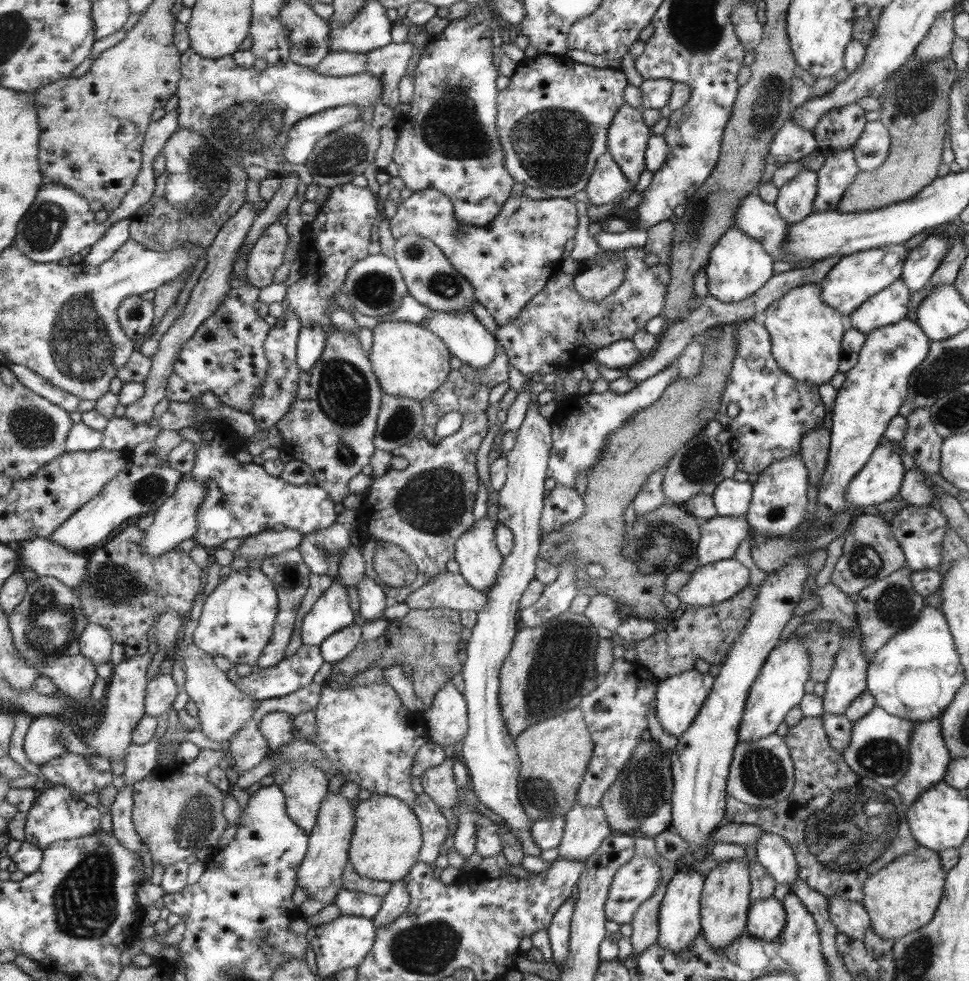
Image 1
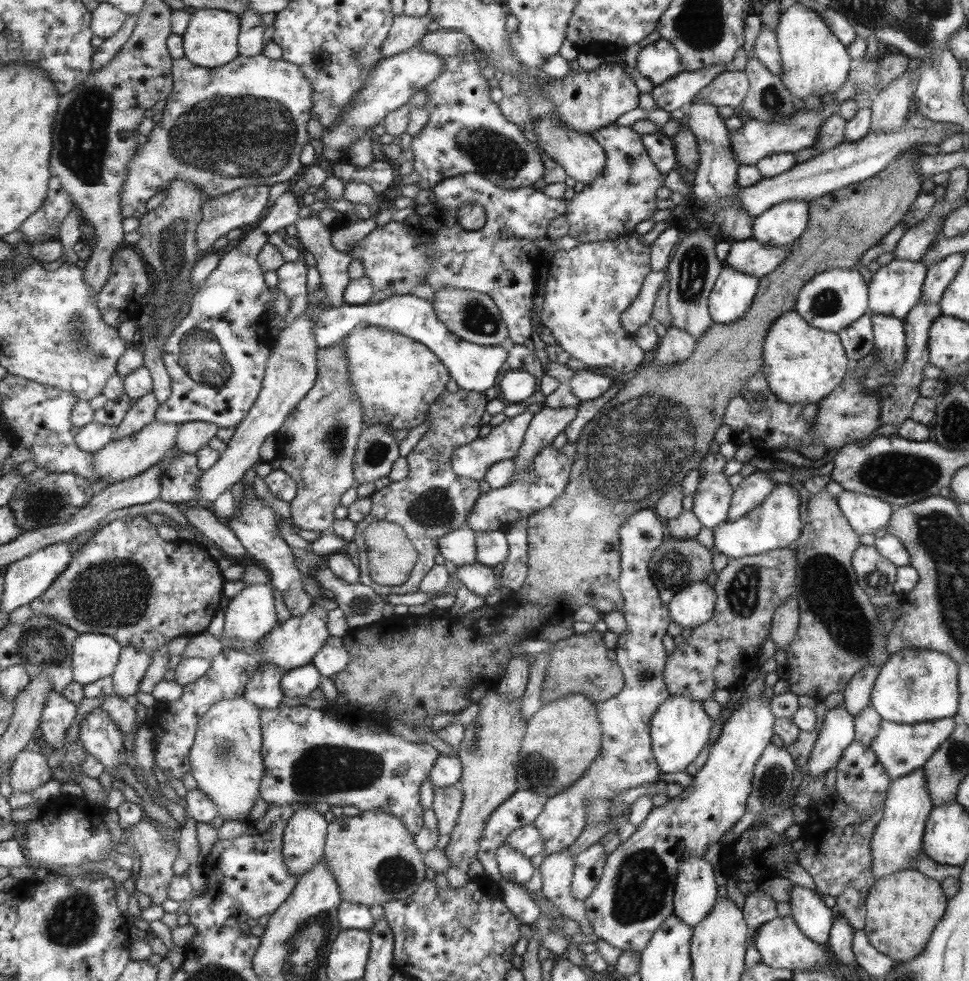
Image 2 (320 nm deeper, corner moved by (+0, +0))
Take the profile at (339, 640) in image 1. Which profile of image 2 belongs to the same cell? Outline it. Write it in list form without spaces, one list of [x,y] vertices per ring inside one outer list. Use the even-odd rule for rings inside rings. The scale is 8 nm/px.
[[[329,637],[313,663],[322,672],[323,677],[331,678],[346,669],[350,663],[350,652],[344,645],[344,639]]]

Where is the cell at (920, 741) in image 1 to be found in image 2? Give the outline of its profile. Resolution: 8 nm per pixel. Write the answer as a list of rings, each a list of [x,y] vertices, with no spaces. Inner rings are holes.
[[[922,769],[891,782],[882,806],[882,814],[872,832],[870,853],[874,881],[888,874],[900,872],[900,869],[913,867],[914,860],[923,850],[924,829],[932,807]]]

